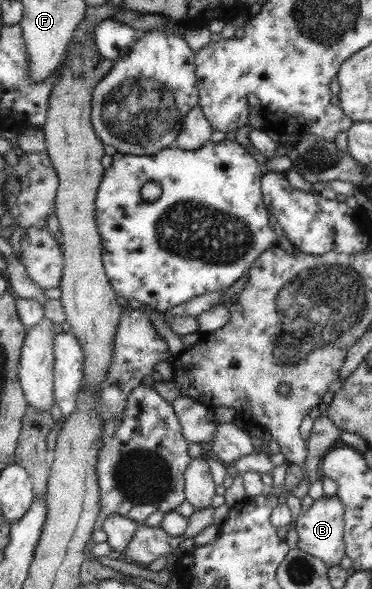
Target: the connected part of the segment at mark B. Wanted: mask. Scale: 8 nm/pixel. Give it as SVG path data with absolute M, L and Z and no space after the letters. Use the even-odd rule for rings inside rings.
M336 495L321 496L313 500L311 506L302 511L295 518L295 531L297 532L297 551L307 552L307 555L321 559L327 567L339 565L339 560L345 553L344 532L344 505Z

